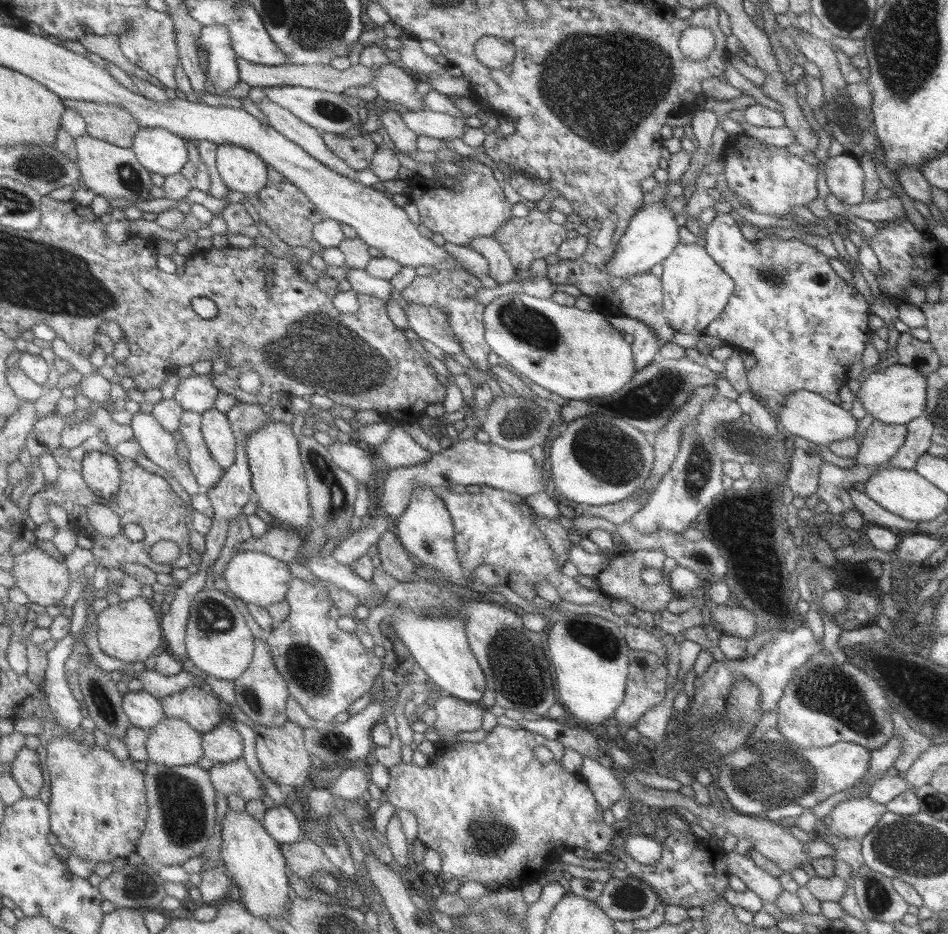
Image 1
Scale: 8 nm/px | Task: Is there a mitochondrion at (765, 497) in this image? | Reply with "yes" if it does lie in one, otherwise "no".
no

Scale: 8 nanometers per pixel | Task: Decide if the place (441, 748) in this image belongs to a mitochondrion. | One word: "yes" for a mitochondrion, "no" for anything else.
no

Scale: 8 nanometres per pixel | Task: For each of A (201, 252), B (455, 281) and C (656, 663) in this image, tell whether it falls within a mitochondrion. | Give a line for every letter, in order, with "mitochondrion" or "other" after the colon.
A: other
B: other
C: other

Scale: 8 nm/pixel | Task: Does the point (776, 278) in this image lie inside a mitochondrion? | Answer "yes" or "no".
yes

